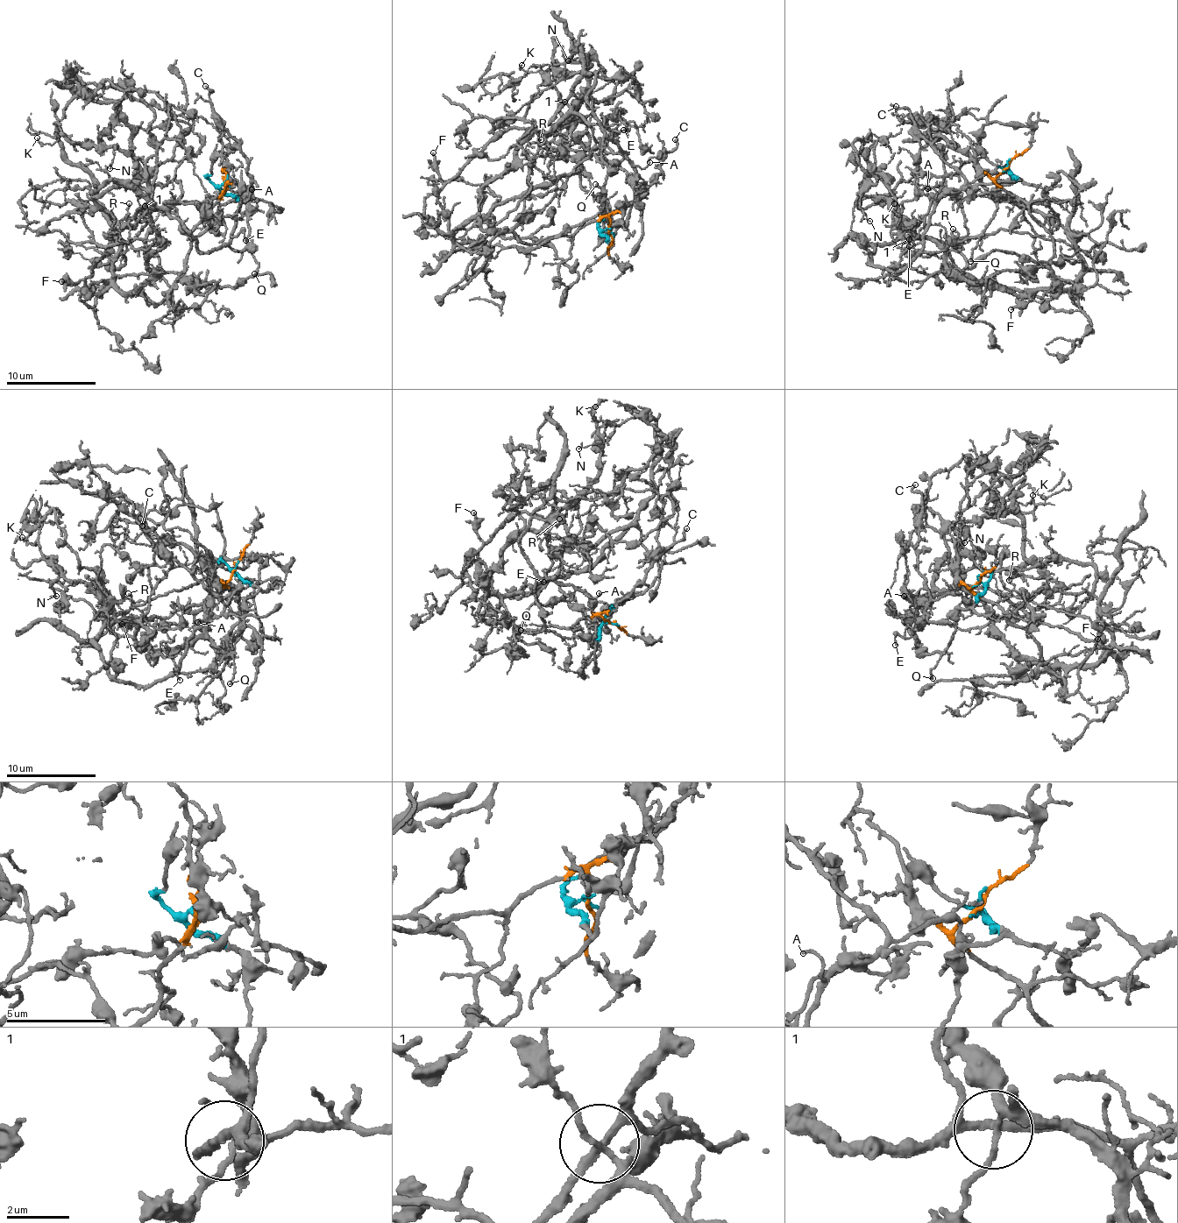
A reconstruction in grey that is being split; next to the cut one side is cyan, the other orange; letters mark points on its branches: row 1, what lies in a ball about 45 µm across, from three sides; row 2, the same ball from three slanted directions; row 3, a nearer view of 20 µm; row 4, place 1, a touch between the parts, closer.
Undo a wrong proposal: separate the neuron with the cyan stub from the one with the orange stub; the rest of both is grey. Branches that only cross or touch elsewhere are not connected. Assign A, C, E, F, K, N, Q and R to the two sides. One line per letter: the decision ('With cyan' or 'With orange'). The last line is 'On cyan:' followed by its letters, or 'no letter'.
A: With cyan
C: With cyan
E: With cyan
F: With cyan
K: With orange
N: With orange
Q: With cyan
R: With cyan
On cyan: A, C, E, F, Q, R

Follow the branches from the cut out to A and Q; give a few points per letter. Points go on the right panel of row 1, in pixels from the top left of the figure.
A: (1007, 166), (1018, 180), (1000, 188), (994, 217), (985, 231), (929, 252), (924, 233), (937, 192), (927, 188)
Q: (1007, 166), (1011, 175), (1018, 180), (1000, 188), (997, 211), (971, 250), (970, 262)

